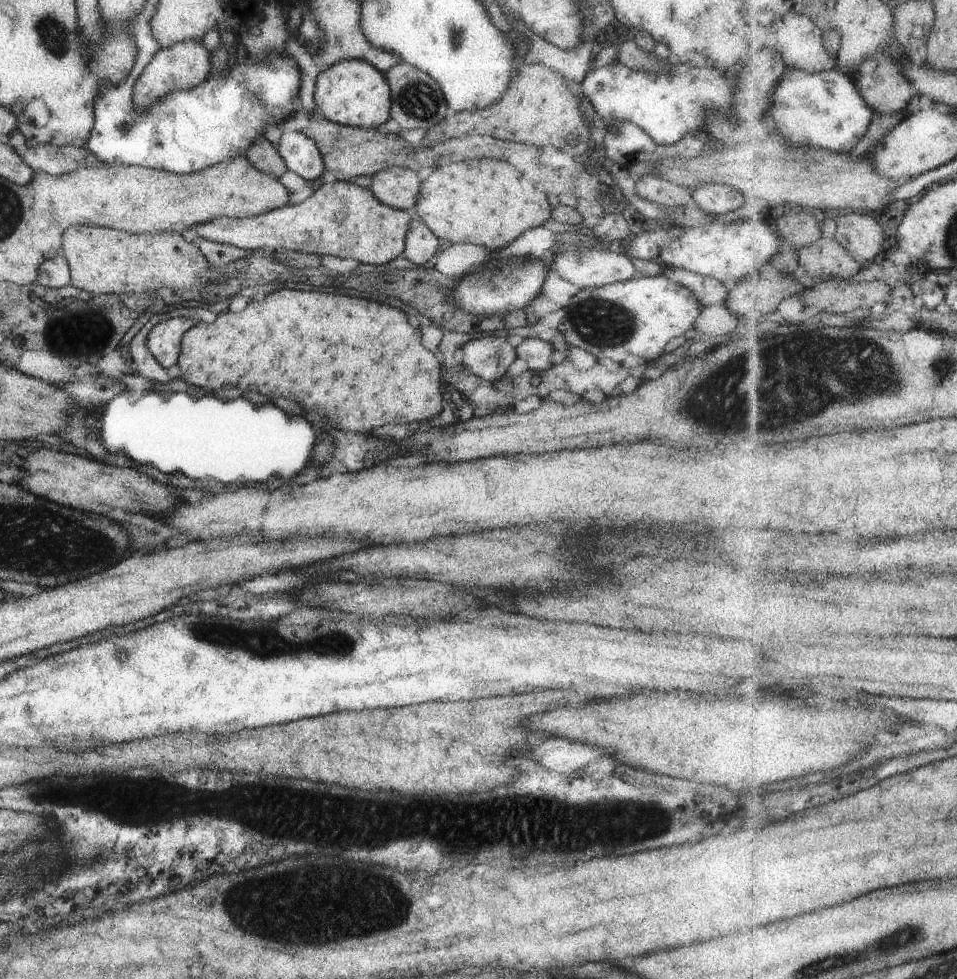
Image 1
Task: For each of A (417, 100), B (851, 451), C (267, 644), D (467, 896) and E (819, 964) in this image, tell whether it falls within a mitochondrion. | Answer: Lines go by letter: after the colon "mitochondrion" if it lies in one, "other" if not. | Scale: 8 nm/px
A: mitochondrion
B: other
C: mitochondrion
D: other
E: mitochondrion

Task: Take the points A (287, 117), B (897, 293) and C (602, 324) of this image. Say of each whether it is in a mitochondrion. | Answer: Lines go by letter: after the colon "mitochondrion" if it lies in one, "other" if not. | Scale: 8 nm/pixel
A: other
B: other
C: mitochondrion

